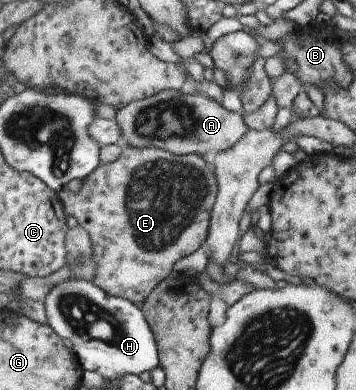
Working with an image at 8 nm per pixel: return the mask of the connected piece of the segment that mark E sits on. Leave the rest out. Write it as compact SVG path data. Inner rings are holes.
M145 147L123 149L117 160L102 164L94 174L82 181L78 193L59 192L65 215L73 216L78 225L91 235L97 261L95 285L111 297L122 297L131 303L146 303L157 286L171 275L173 265L197 251L208 241L209 230L218 198L218 177L202 155L178 156L170 151Z

